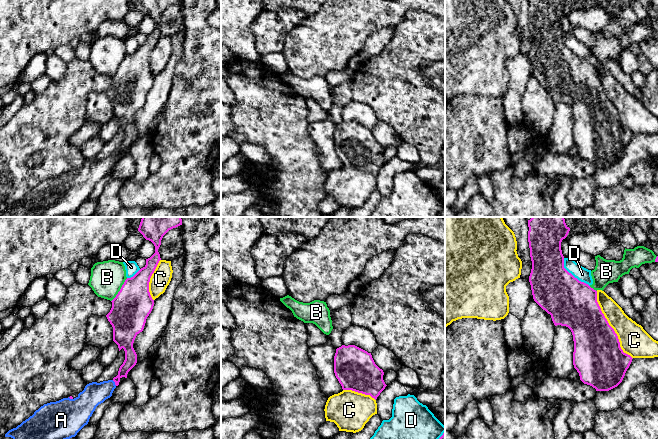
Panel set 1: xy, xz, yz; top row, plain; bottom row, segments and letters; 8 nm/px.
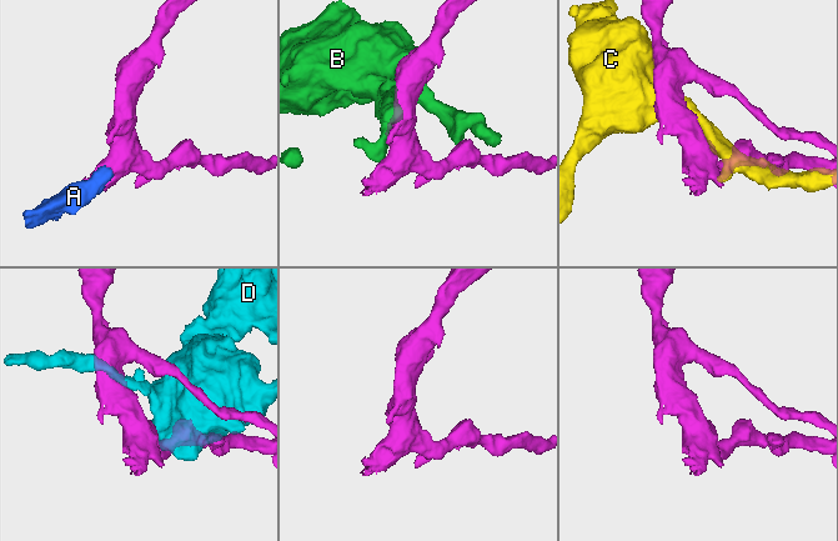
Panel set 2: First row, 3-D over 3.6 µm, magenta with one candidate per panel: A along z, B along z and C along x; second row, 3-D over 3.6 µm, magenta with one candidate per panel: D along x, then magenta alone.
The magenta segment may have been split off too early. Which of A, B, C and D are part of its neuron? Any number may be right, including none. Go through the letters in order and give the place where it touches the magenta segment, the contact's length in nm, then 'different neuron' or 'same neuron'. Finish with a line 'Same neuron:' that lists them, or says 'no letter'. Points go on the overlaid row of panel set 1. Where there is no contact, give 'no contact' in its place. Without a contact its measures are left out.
A: meets magenta in xy at (115, 383); contact 60 nm long; same neuron
B: meets magenta in xy at (120, 290); contact 240 nm long; different neuron
C: meets magenta in yz at (610, 326); contact 600 nm long; different neuron
D: meets magenta in yz at (571, 274); contact 320 nm long; different neuron
Same neuron: A

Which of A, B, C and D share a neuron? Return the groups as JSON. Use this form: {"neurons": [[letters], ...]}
{"neurons": [["A"], ["B"], ["C"], ["D"]]}

